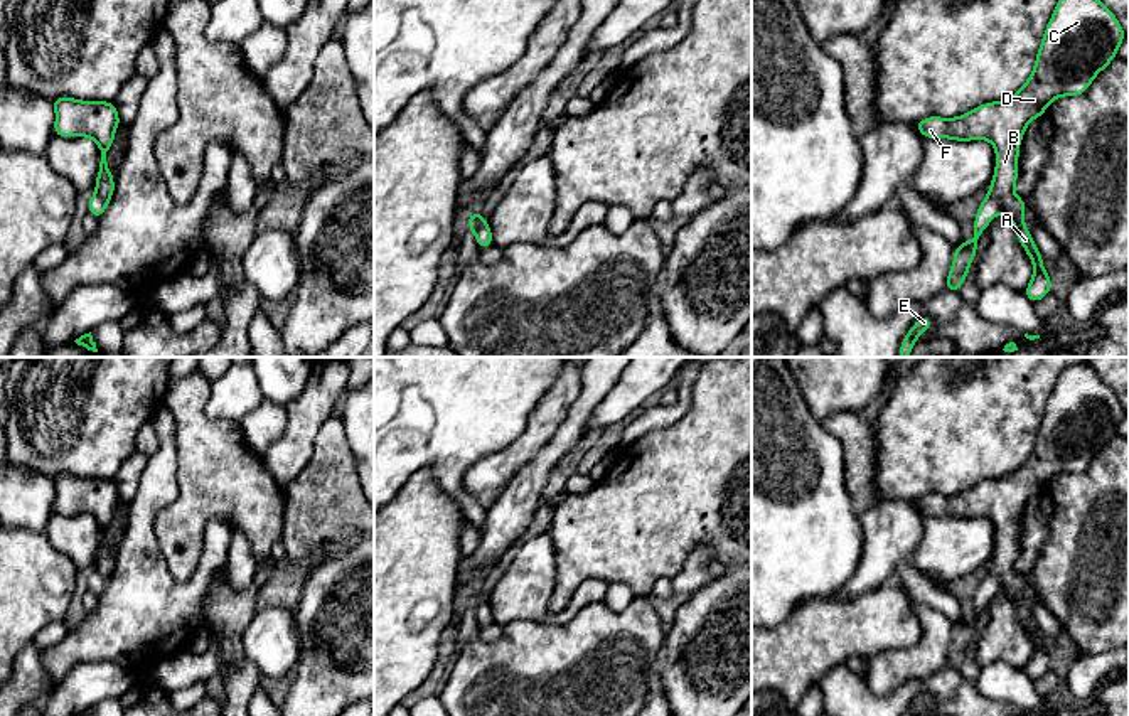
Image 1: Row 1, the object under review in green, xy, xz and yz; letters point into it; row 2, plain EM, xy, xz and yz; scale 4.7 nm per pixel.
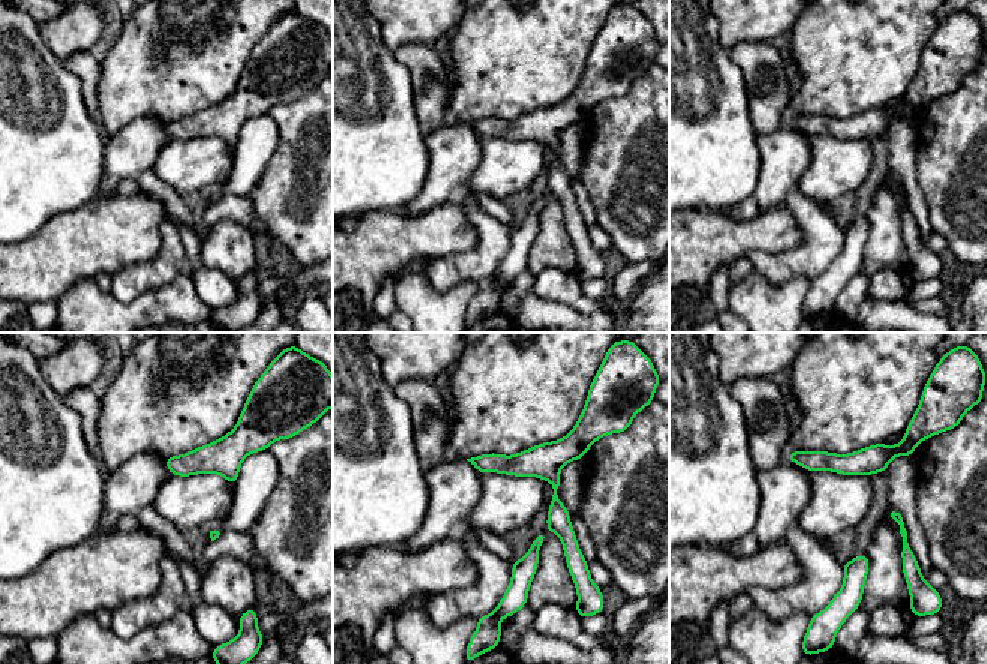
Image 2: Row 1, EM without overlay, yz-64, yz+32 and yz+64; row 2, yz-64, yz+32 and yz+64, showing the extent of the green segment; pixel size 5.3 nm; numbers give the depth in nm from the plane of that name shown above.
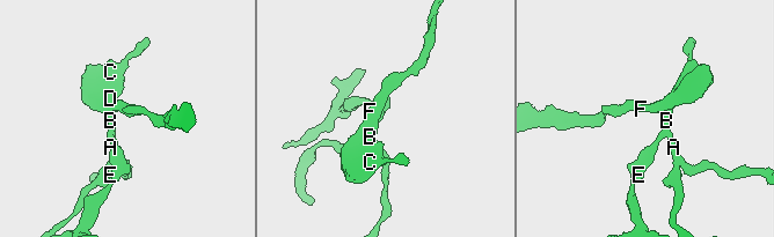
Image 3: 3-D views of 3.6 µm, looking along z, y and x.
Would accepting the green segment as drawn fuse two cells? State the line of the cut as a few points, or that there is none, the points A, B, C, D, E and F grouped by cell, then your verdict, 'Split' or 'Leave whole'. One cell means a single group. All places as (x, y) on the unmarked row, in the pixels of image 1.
Split along yz (989, 571), (1000, 580), (1003, 588). Groups: A B C D F / E. Split

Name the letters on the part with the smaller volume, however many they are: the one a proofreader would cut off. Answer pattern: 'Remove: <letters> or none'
Remove: A, B, C, D, F

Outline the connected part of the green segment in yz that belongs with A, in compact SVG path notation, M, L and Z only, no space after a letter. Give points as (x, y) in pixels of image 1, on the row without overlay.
M1087 362L1068 366L1045 406L1028 458L1011 475L984 480L957 495L927 494L915 500L925 516L993 521L996 544L989 573L1001 580L1033 640L1033 655L1023 669L1031 681L1051 669L1051 654L1025 601L1026 580L1014 571L1019 519L1028 500L1043 494L1051 478L1084 472L1095 453L1117 435L1124 416L1117 394Z

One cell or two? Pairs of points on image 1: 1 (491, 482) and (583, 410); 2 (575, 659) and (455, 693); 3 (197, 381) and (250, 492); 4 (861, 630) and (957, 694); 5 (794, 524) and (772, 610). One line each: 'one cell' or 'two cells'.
1: two cells
2: one cell
3: one cell
4: two cells
5: one cell

